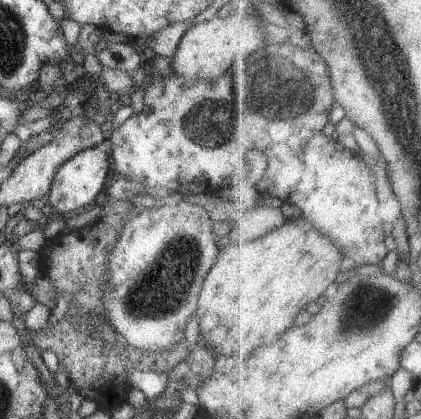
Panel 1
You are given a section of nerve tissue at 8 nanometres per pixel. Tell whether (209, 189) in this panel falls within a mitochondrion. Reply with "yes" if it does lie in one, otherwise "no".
no

